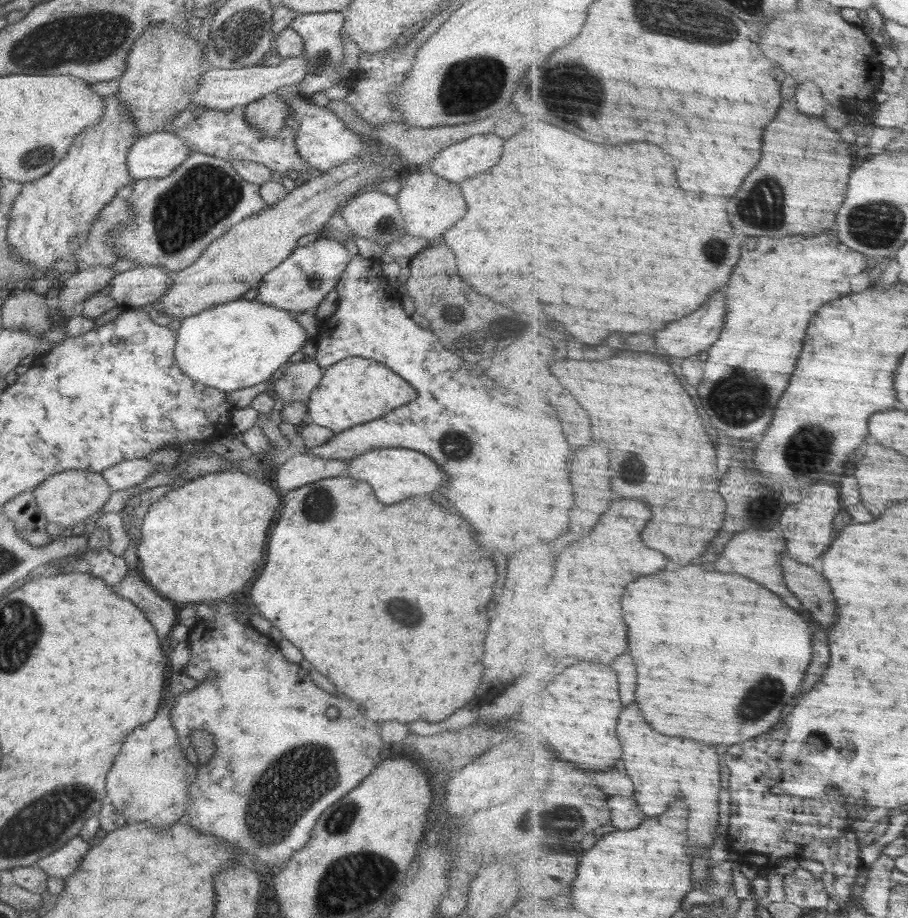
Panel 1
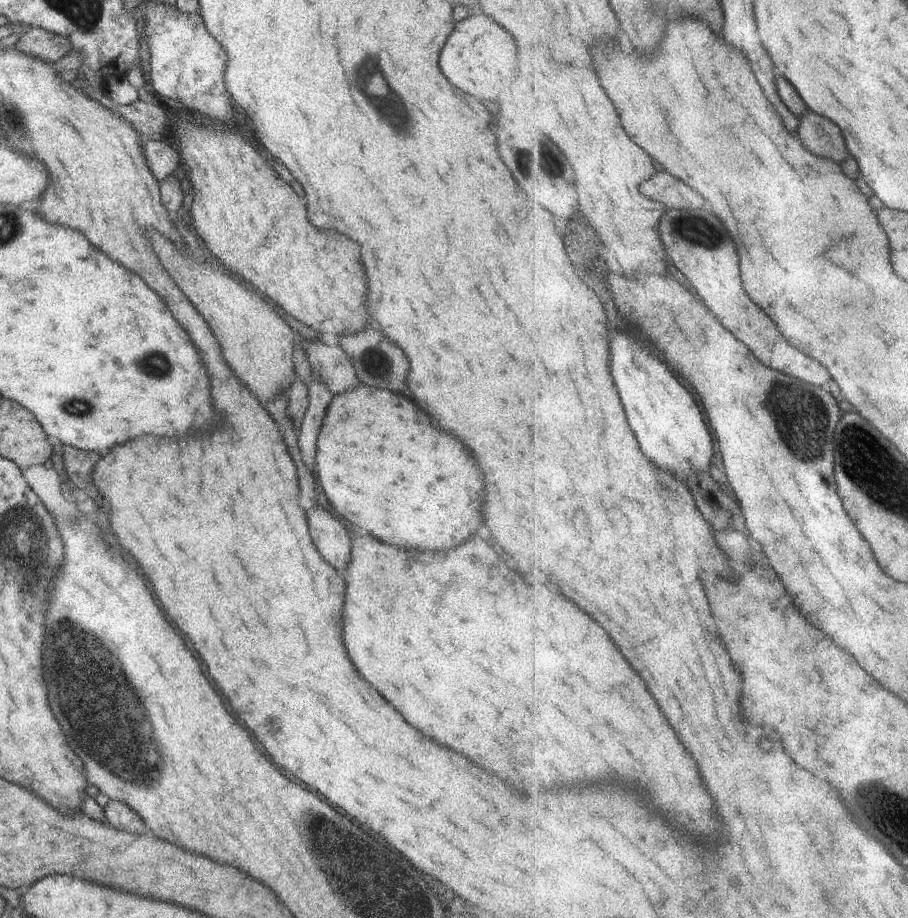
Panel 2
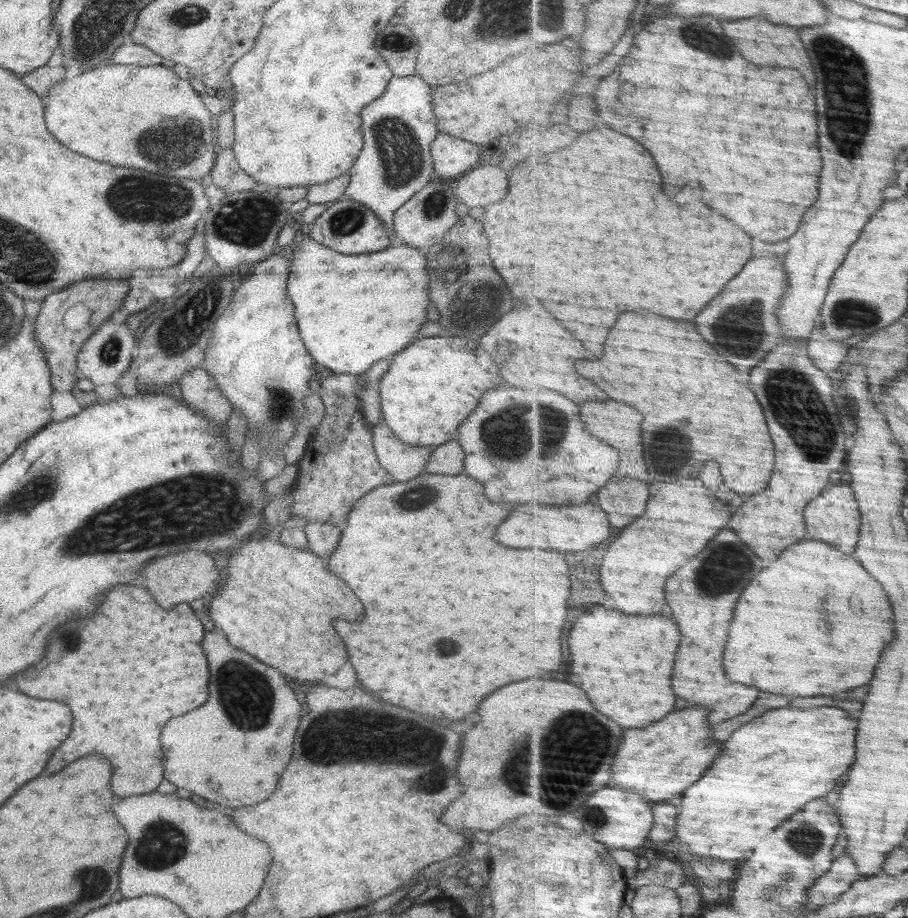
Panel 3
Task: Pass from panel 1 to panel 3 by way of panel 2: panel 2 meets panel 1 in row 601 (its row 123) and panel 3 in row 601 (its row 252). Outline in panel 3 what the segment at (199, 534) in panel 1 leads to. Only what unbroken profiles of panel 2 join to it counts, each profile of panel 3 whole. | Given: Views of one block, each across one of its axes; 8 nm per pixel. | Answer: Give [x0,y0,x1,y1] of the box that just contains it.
[210,535,364,682]

